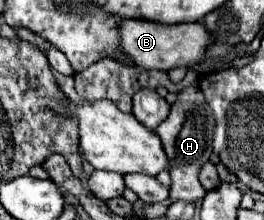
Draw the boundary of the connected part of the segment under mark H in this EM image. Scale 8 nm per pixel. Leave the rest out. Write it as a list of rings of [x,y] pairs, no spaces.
[[[188,86],[182,92],[178,92],[178,98],[170,108],[168,118],[156,128],[156,134],[160,136],[164,152],[170,162],[168,174],[172,178],[172,186],[170,186],[172,200],[198,202],[204,198],[206,190],[202,188],[202,184],[198,180],[198,172],[212,154],[212,128],[214,128],[214,120],[212,120],[210,108],[208,108],[200,88]]]

